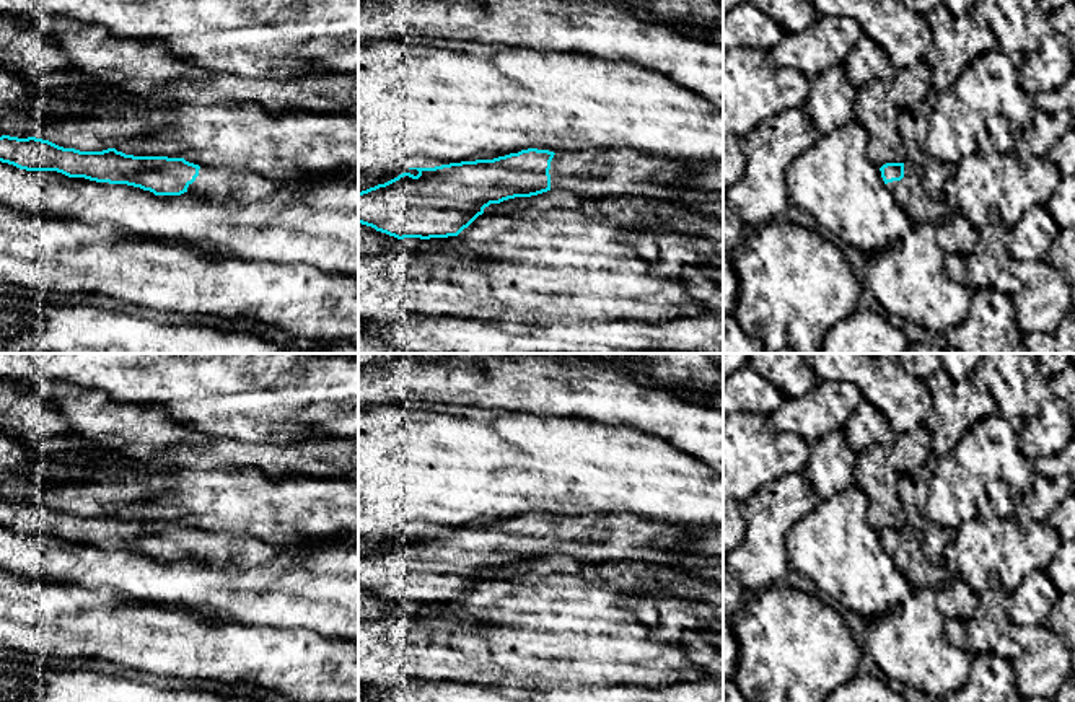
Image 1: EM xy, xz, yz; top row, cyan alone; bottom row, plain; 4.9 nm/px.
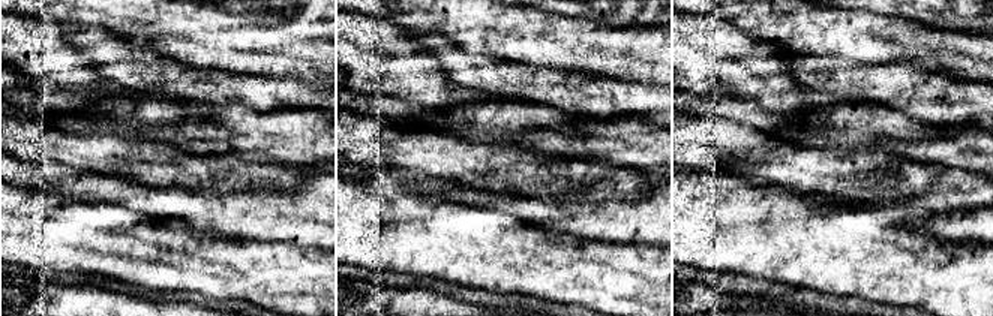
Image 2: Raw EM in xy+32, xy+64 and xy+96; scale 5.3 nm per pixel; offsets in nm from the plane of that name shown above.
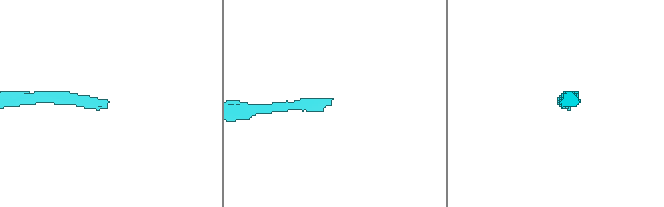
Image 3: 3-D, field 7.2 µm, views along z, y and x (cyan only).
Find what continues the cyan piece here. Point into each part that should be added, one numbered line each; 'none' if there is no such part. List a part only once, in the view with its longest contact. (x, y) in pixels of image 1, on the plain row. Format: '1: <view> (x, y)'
1: xz (605, 538)

